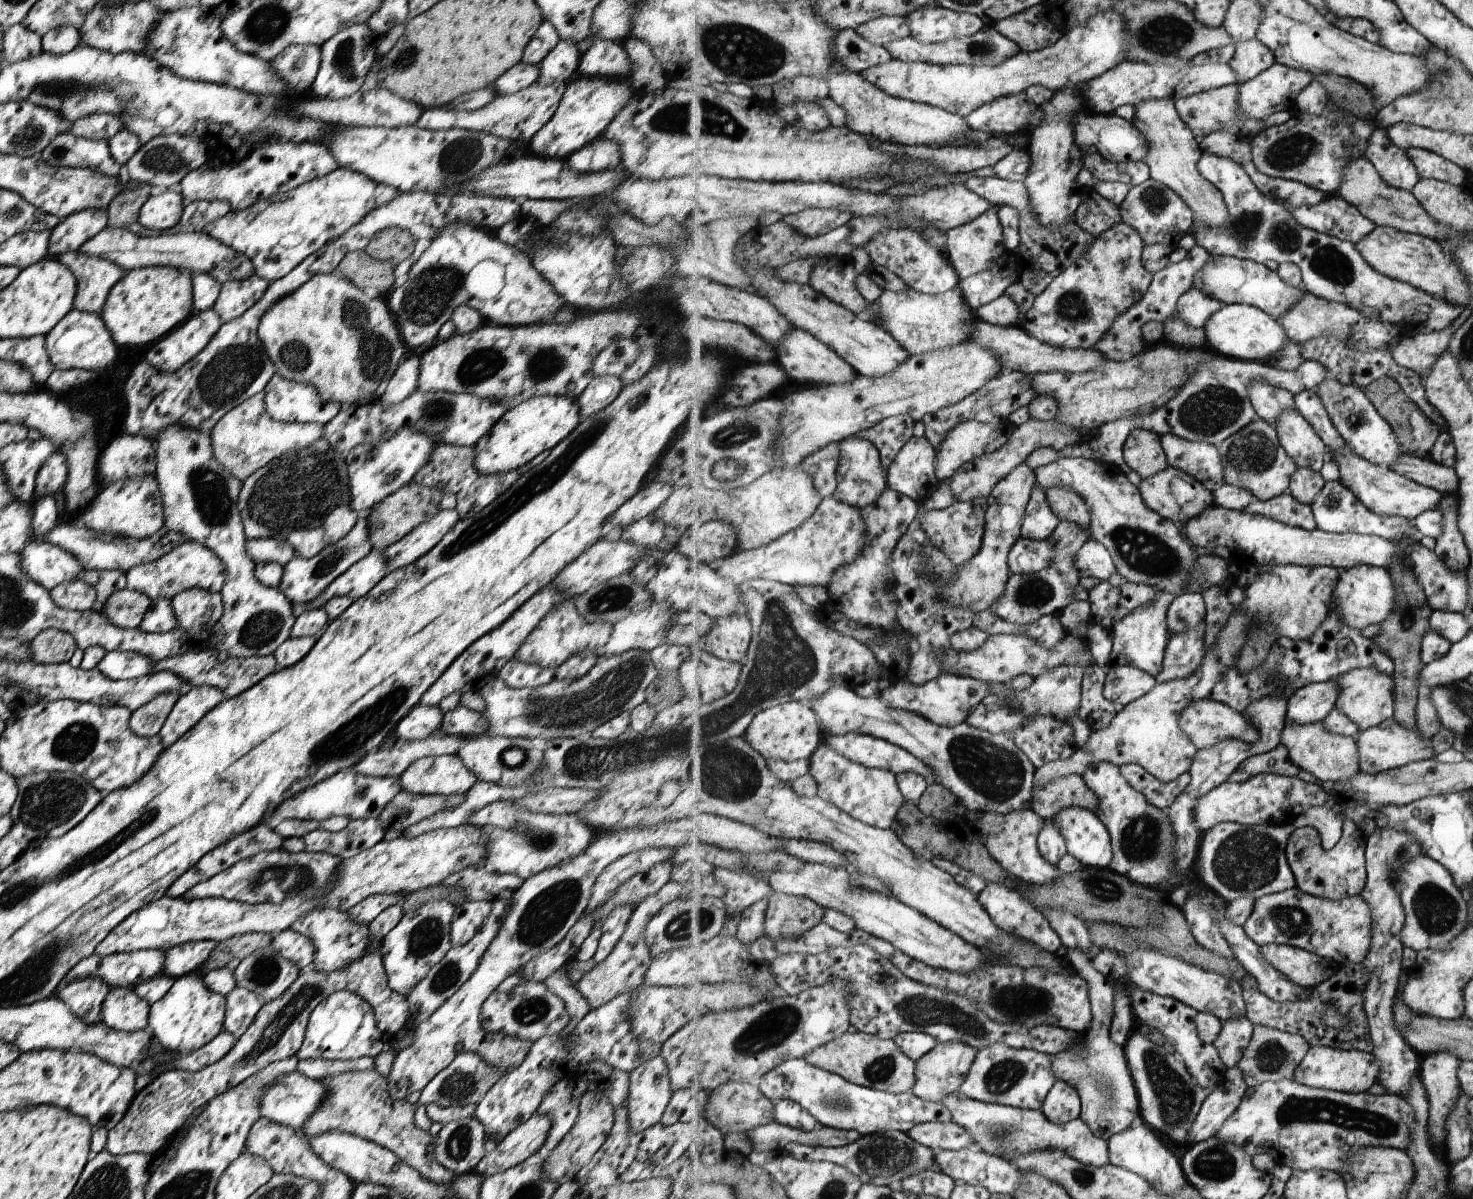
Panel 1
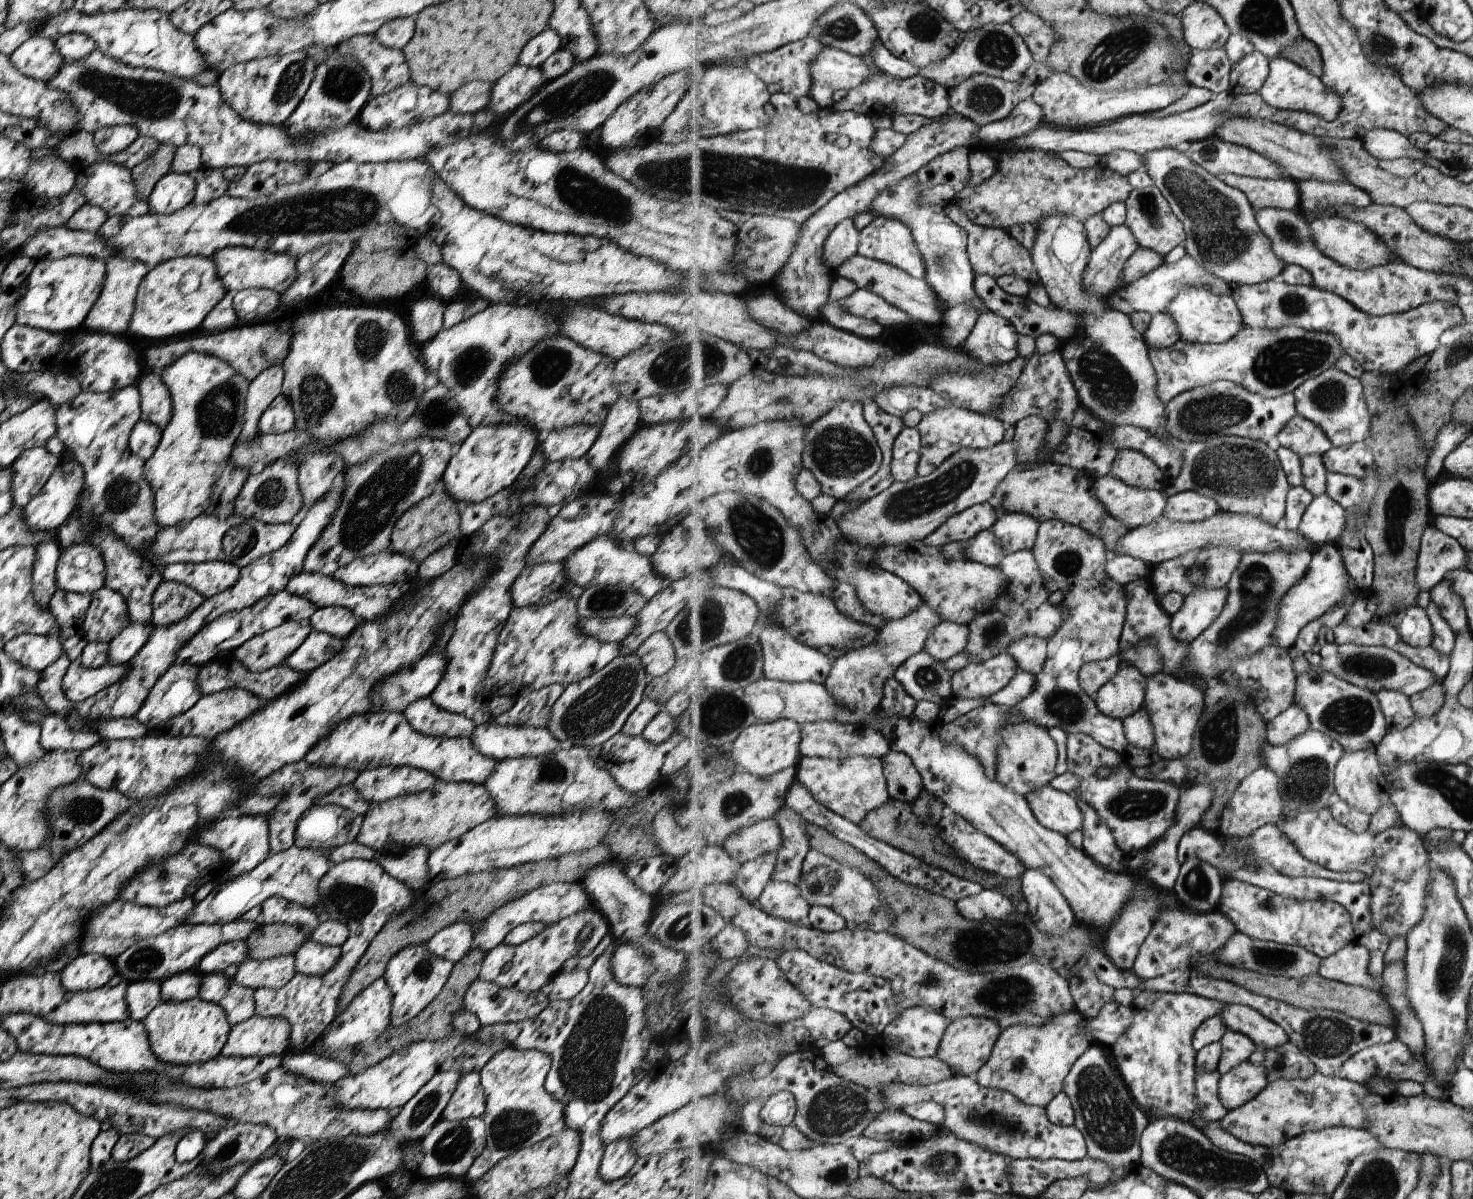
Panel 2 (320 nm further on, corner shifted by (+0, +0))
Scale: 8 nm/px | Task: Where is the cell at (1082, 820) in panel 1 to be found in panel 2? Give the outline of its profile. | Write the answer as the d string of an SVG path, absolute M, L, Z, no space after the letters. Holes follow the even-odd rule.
M1045 786L1029 792L1026 798L1035 817L1046 828L1064 836L1075 830L1083 830L1085 816L1078 800L1071 793Z

